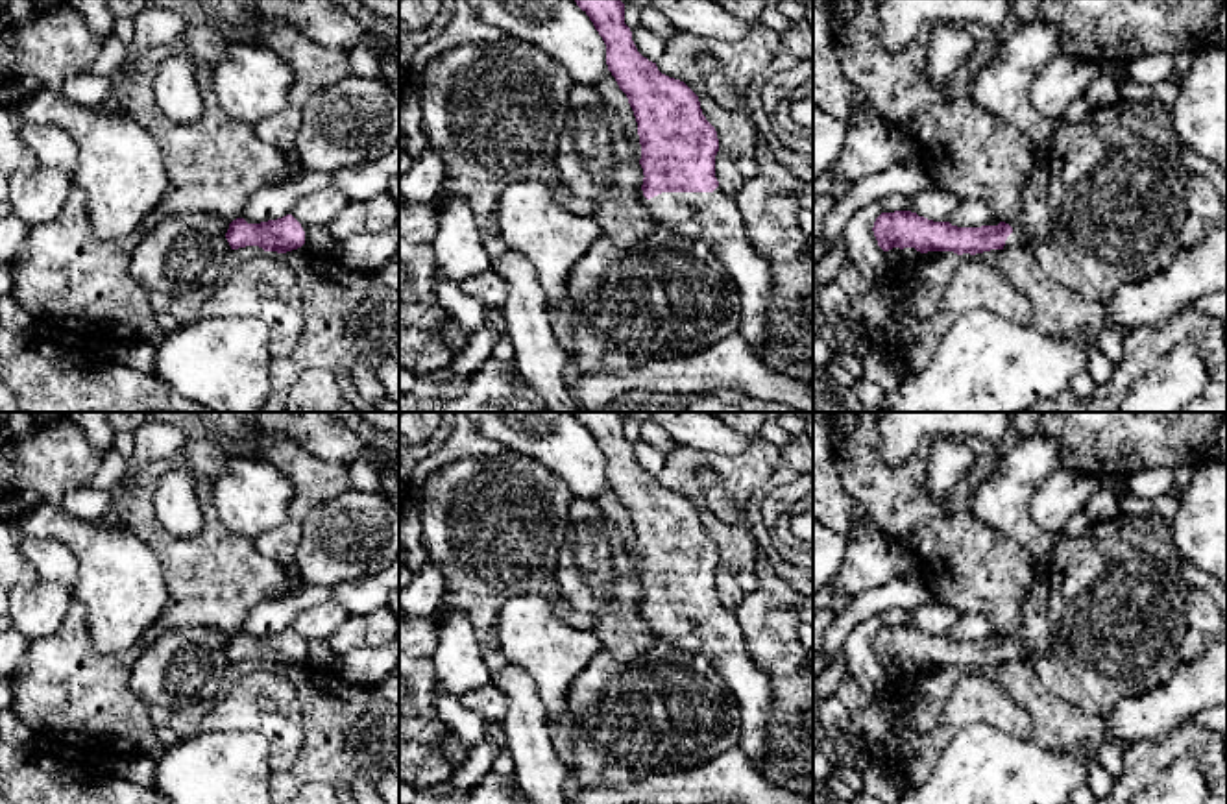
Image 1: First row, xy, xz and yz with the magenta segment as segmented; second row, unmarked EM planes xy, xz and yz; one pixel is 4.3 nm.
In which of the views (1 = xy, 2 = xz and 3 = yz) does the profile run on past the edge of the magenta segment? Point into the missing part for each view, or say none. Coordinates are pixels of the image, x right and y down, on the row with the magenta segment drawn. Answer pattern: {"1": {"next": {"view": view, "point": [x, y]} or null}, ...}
{"1": {"next": {"view": "xy", "point": [305, 246]}}, "2": {"next": {"view": "xz", "point": [712, 217]}}, "3": {"next": {"view": "yz", "point": [1017, 237]}}}

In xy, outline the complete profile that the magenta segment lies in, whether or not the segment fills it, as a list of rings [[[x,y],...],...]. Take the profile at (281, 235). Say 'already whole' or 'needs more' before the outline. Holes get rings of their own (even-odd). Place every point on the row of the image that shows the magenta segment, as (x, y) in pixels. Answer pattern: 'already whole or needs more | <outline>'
needs more | [[[286,214],[277,220],[251,224],[249,220],[237,218],[229,222],[225,238],[229,250],[242,250],[246,246],[259,246],[264,251],[303,251],[309,250],[305,238],[309,225]]]

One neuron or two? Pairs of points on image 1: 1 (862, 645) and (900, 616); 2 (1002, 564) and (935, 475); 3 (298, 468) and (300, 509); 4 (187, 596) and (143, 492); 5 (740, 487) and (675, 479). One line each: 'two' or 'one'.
1: one
2: two
3: one
4: one
5: one

